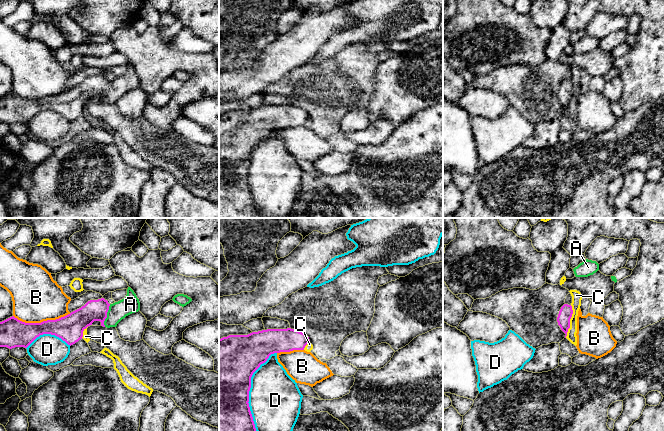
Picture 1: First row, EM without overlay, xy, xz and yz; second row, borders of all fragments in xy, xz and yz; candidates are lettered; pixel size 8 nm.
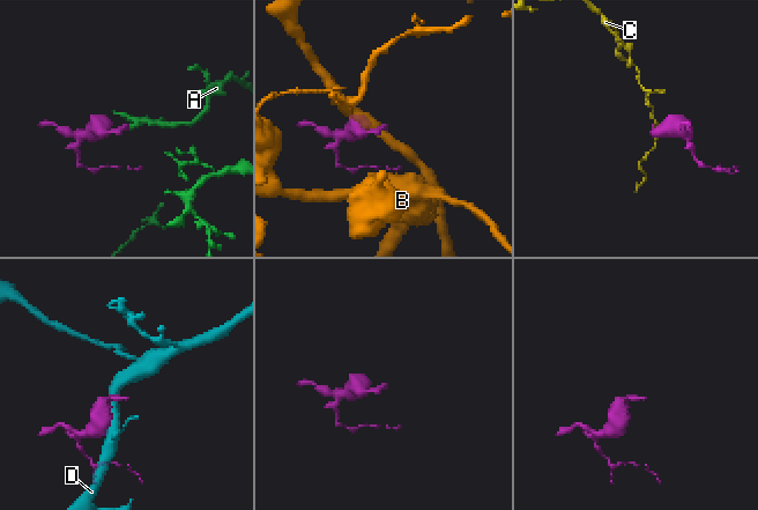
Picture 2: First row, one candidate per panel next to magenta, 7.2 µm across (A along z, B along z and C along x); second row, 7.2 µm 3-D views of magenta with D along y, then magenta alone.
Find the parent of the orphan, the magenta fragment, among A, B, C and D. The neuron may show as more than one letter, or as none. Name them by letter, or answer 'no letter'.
A

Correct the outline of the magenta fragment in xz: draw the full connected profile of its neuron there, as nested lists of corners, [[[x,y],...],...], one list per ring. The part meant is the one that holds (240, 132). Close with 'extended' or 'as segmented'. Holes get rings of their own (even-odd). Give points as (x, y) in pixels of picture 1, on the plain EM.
[[[267,105],[219,115],[219,218],[261,218],[249,183],[253,149],[274,129],[304,126],[309,113],[297,106]]]; as segmented

